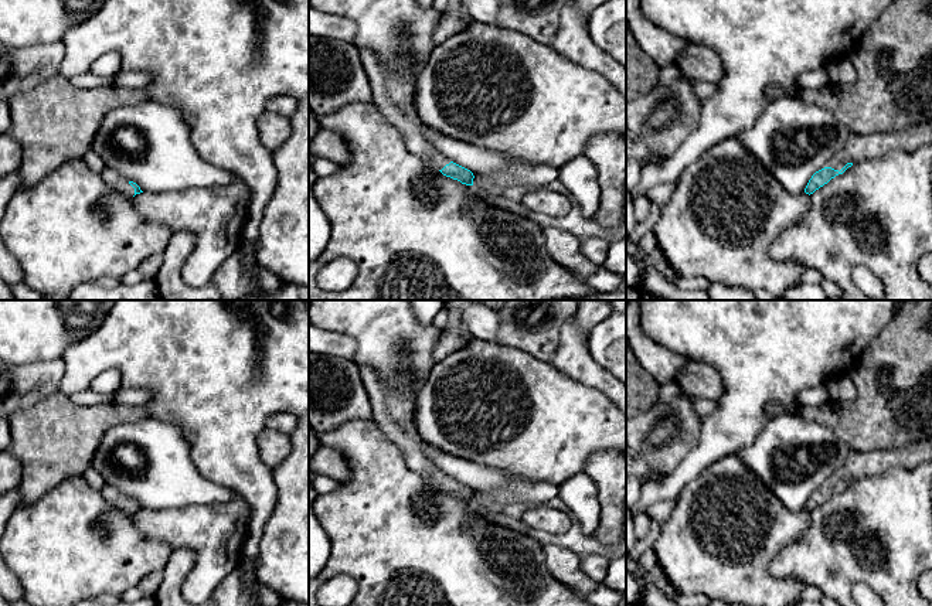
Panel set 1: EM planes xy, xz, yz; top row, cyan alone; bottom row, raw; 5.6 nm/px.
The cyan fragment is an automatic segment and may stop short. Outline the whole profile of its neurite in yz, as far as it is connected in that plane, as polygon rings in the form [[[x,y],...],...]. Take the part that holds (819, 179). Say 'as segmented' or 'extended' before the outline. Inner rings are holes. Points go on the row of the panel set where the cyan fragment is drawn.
extended | [[[932,122],[911,126],[904,130],[884,132],[875,135],[850,135],[846,146],[809,180],[805,193],[813,194],[831,178],[843,174],[853,164],[864,159],[885,156],[890,150],[914,153],[922,146],[932,144]]]

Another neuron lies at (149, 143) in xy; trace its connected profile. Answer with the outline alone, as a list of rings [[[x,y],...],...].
[[[153,99],[108,112],[93,136],[91,150],[108,168],[136,183],[143,193],[212,187],[234,181],[231,171],[200,157],[183,116],[174,108]]]

